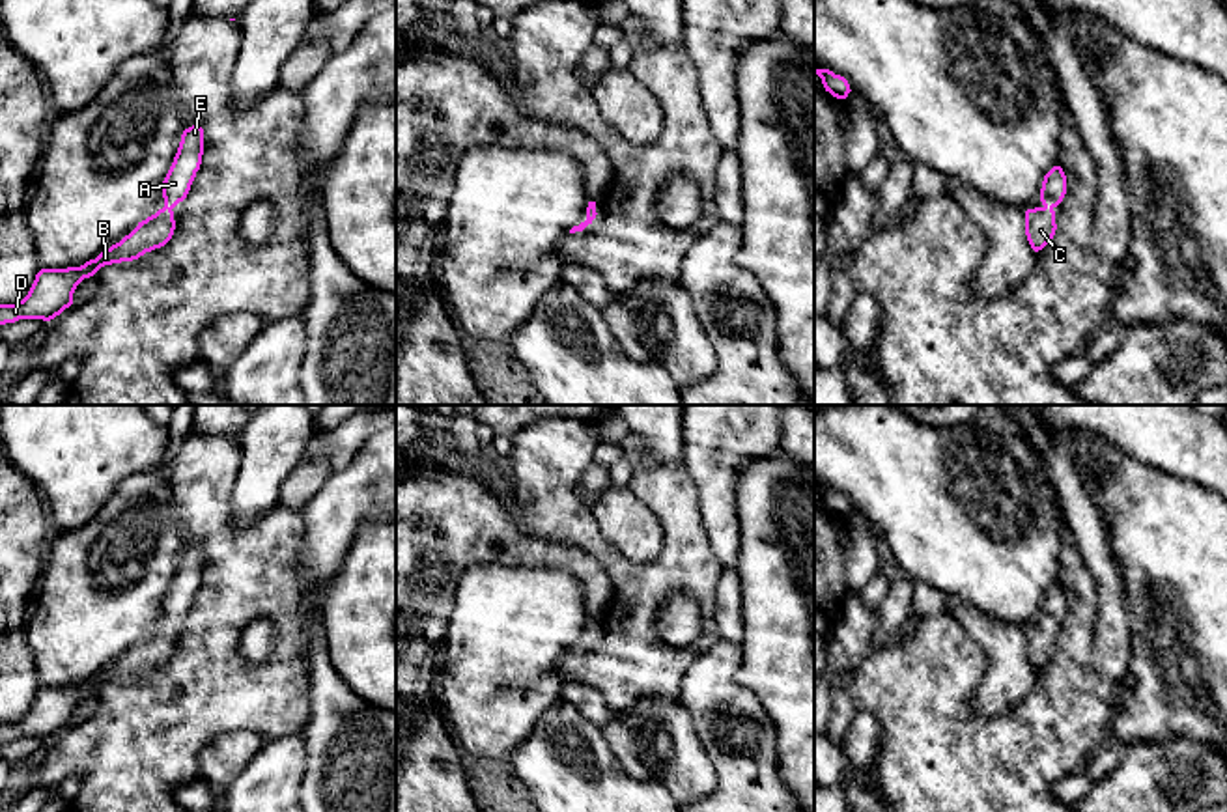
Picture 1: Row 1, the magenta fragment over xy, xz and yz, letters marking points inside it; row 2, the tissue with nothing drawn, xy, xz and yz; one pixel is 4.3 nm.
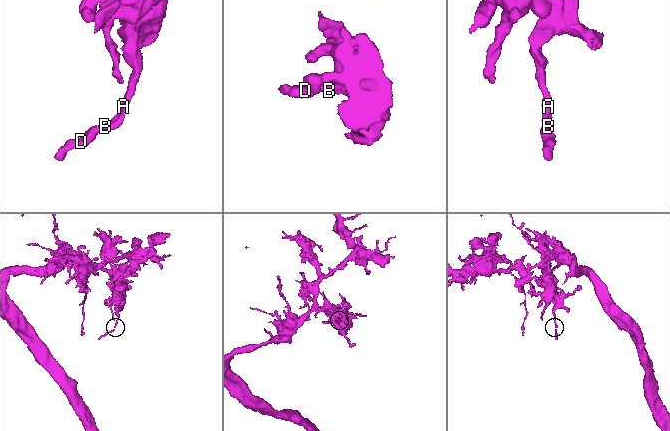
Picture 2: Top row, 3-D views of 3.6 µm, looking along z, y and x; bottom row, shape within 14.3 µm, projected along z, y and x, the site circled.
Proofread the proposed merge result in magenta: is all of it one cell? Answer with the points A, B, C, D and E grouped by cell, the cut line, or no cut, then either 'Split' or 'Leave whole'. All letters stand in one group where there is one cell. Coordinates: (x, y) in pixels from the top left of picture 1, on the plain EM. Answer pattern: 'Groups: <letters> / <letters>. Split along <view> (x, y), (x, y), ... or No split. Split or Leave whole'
Groups: A B C D E. No split. Leave whole

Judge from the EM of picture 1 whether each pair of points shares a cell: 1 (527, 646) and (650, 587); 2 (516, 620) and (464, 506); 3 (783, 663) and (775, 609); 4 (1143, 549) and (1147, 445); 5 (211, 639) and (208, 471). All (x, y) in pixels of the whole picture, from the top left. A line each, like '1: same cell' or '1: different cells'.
1: different cells
2: different cells
3: same cell
4: different cells
5: same cell

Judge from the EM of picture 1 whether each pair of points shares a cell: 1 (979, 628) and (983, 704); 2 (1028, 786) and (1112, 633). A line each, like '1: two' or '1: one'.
1: one
2: two

